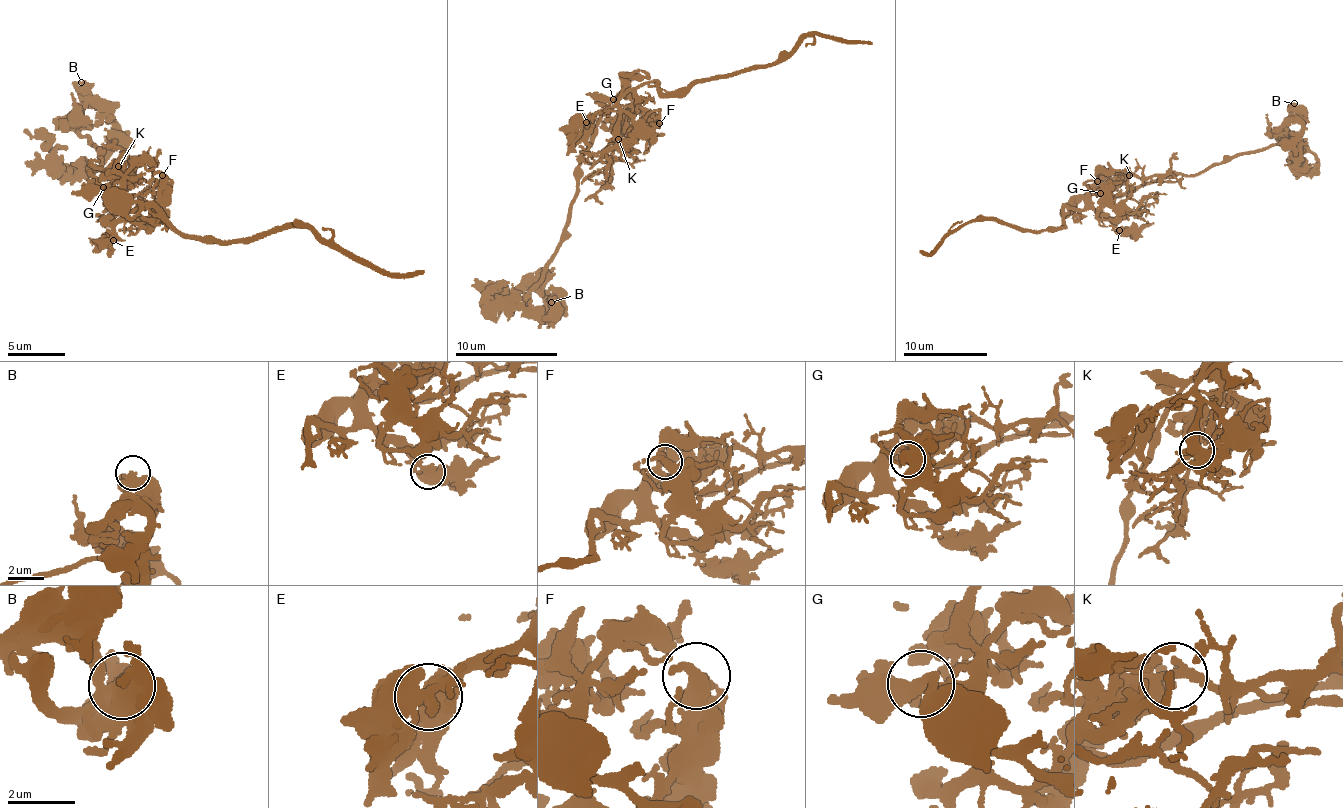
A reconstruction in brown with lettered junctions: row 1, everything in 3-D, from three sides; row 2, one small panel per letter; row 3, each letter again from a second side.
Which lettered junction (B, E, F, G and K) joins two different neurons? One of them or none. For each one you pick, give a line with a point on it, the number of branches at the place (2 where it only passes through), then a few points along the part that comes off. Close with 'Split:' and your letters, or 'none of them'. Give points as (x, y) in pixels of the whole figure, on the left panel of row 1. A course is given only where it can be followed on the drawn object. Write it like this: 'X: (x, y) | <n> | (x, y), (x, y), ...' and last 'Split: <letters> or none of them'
Split: none of them

